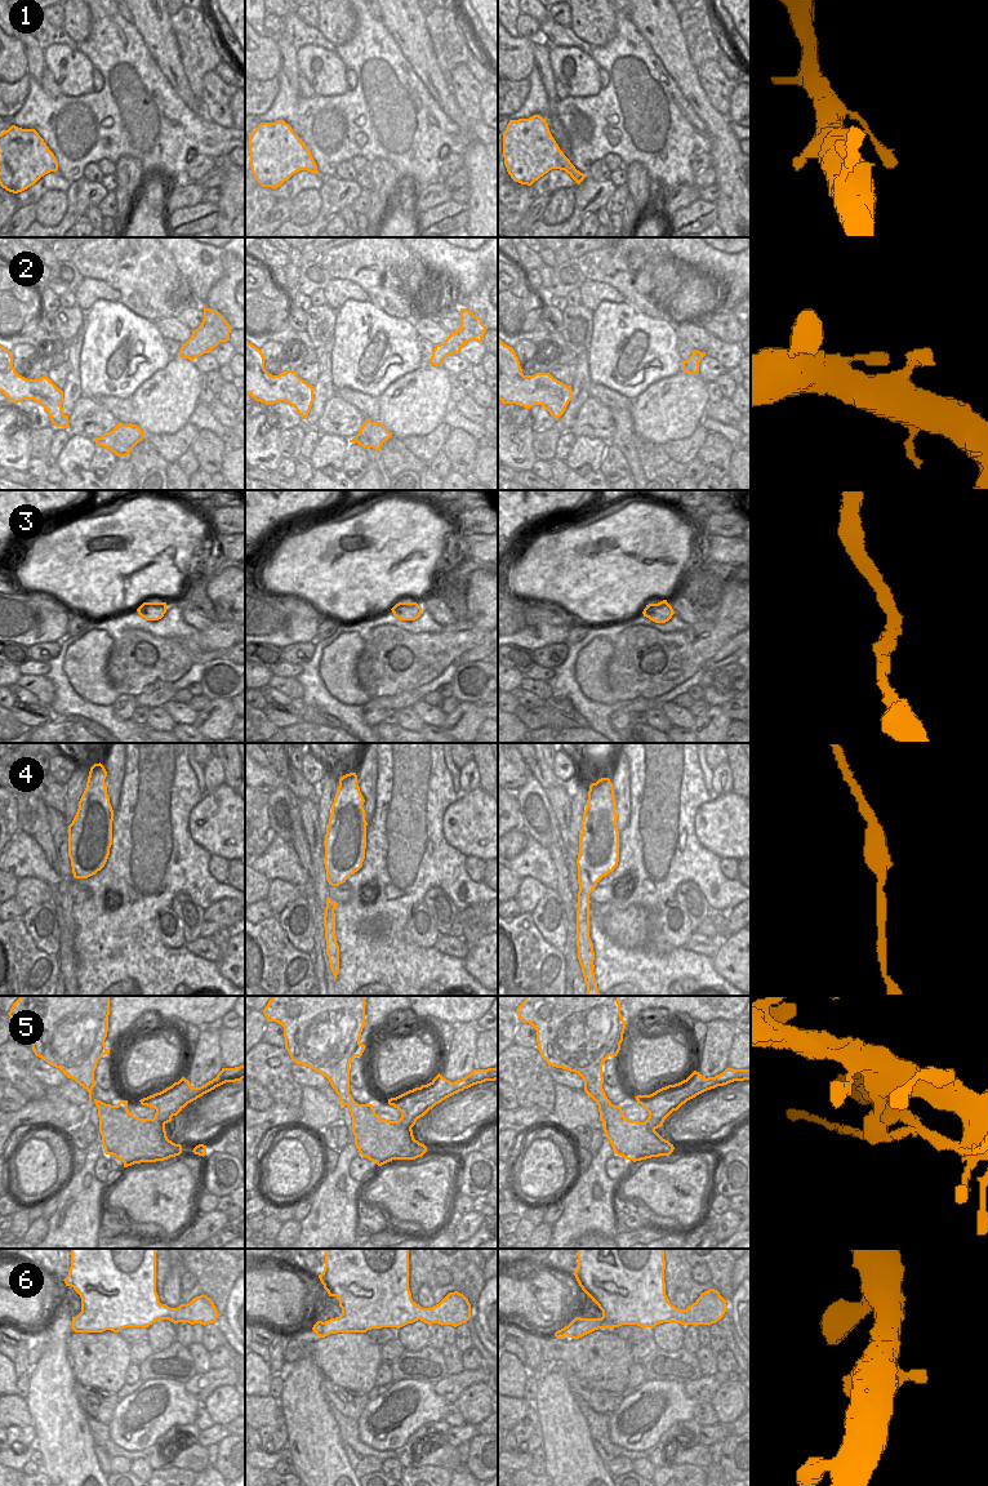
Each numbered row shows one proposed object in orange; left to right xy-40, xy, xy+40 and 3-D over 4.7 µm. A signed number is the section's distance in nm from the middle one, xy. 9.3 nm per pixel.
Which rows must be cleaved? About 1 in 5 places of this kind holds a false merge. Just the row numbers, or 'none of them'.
5

